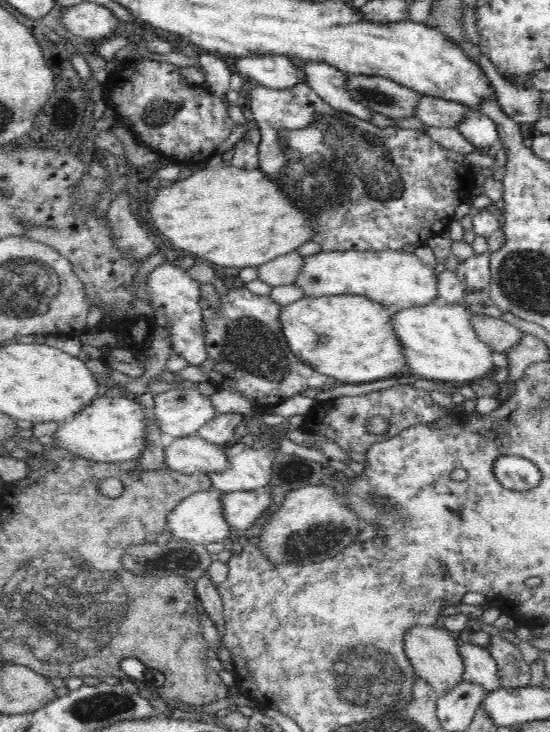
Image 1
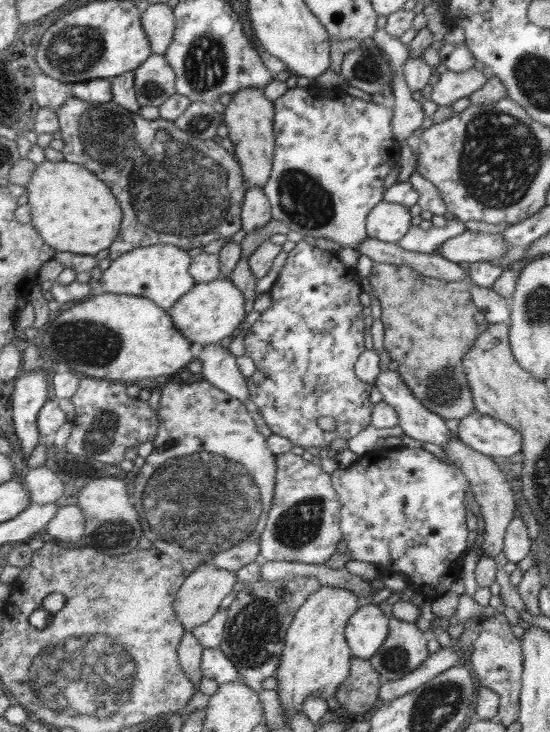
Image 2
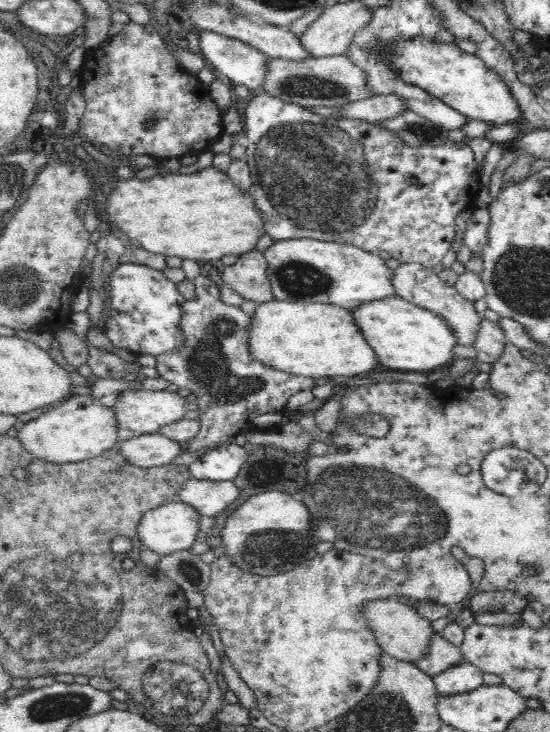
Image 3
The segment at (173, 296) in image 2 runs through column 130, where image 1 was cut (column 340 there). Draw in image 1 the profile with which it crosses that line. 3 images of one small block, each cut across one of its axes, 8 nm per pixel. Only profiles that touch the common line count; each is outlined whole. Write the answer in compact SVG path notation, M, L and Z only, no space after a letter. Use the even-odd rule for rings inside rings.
M402 249L378 252L323 250L303 259L301 276L293 285L302 289L304 297L364 296L383 304L392 313L439 301L435 269L421 263L414 253L404 253Z

